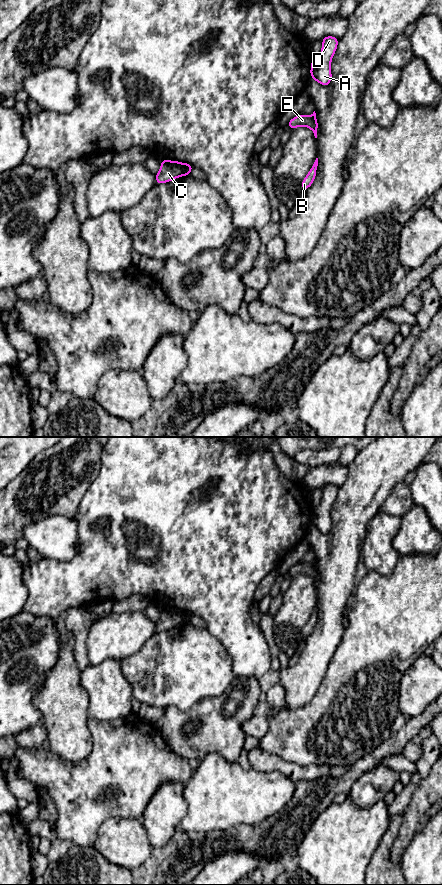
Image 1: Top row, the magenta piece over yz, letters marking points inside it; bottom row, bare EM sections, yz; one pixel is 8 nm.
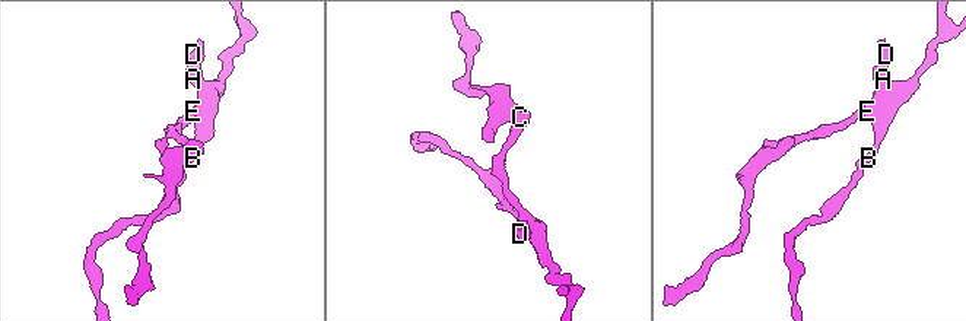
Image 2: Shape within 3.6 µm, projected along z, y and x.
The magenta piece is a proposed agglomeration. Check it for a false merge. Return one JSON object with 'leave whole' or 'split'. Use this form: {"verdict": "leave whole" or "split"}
{"verdict": "split"}

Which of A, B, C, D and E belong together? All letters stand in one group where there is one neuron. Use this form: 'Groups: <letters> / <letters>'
Groups: A B D E / C

